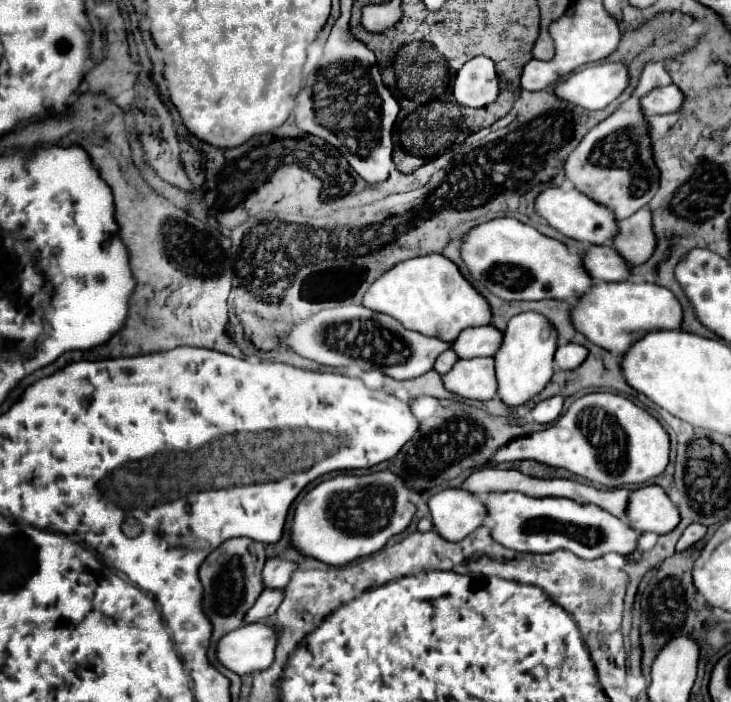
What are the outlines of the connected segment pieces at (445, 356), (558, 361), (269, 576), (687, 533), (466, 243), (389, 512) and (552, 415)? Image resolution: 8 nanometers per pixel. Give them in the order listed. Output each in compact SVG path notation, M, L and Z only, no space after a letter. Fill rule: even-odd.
M446 350L446 352L442 352L442 354L436 358L434 370L436 370L438 374L446 374L446 372L450 370L450 366L452 366L456 360L458 360L458 356L454 356L454 352Z
M570 342L570 344L564 344L564 346L558 346L558 348L556 348L554 364L556 364L558 368L570 370L570 368L582 364L582 360L586 360L586 356L588 356L588 350L586 350L584 346Z
M280 558L268 560L264 570L262 570L264 588L270 588L270 590L286 588L286 584L288 584L294 570L296 570L294 562L286 562L286 560L280 560Z
M690 524L690 526L684 530L684 534L680 536L676 550L678 550L678 552L682 552L682 550L690 548L690 546L692 546L692 544L696 544L704 534L706 534L706 528L704 528L702 524Z
M494 218L474 226L462 236L460 256L474 282L502 300L576 300L590 288L592 280L582 268L582 258L570 254L566 246L554 238L540 234L536 228L516 218Z
M388 470L368 476L342 474L328 478L298 502L290 526L290 542L302 556L328 566L344 566L362 556L370 556L378 552L390 536L408 528L416 512L410 494L410 488Z
M554 396L554 398L548 398L548 400L542 400L534 410L532 410L532 416L538 424L550 424L554 422L560 412L564 408L564 398L562 396Z

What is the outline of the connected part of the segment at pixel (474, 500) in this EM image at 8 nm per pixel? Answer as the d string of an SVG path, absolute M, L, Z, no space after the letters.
M442 490L428 500L434 530L448 542L458 542L486 518L482 500L466 490Z

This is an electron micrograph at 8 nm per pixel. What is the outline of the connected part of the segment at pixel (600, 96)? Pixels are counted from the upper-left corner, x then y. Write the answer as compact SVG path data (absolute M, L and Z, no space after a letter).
M614 62L590 64L590 66L584 66L582 72L572 72L568 78L558 80L554 84L554 96L562 102L570 102L584 110L602 110L624 92L626 84L628 84L626 64L620 64L620 62L618 64L614 64Z

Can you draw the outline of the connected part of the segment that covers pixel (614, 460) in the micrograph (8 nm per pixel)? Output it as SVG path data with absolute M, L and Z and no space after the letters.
M592 392L572 402L554 426L500 448L492 462L536 460L546 466L566 468L590 482L618 488L624 484L642 484L662 474L668 466L668 452L668 434L654 416L618 394Z

